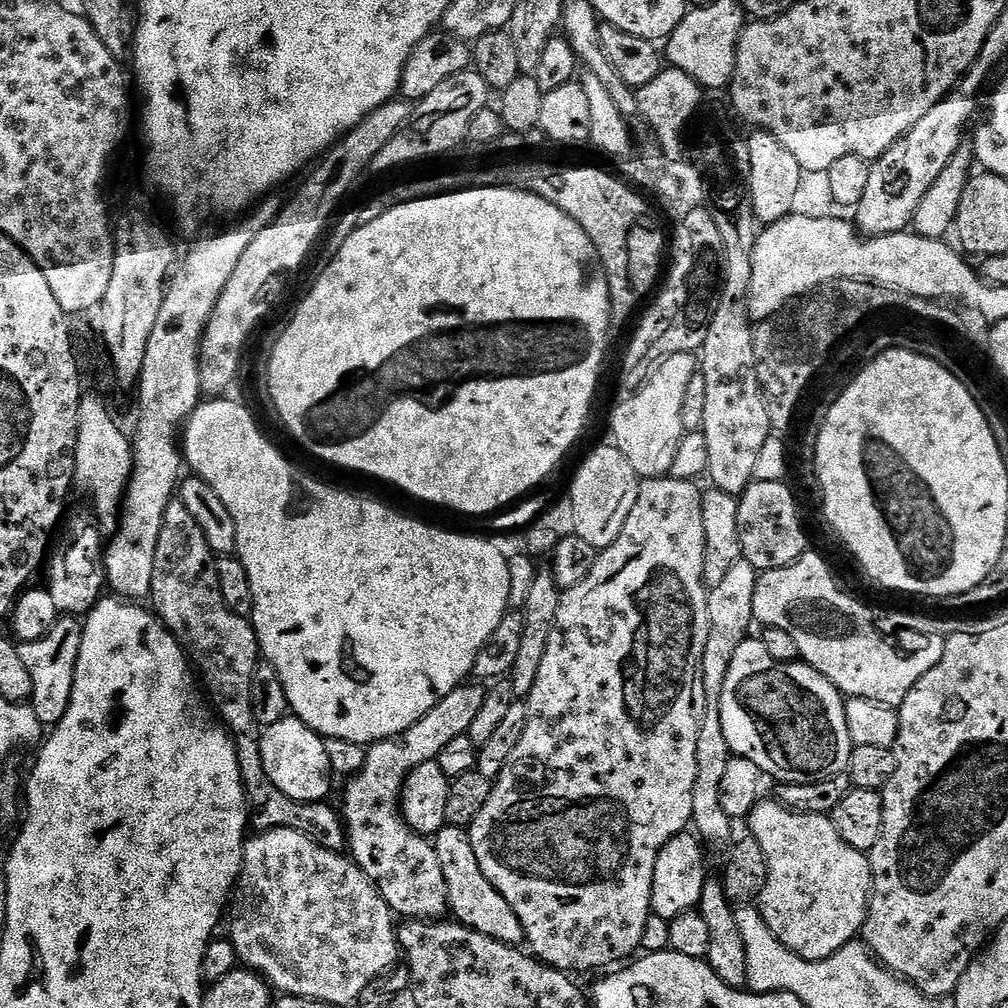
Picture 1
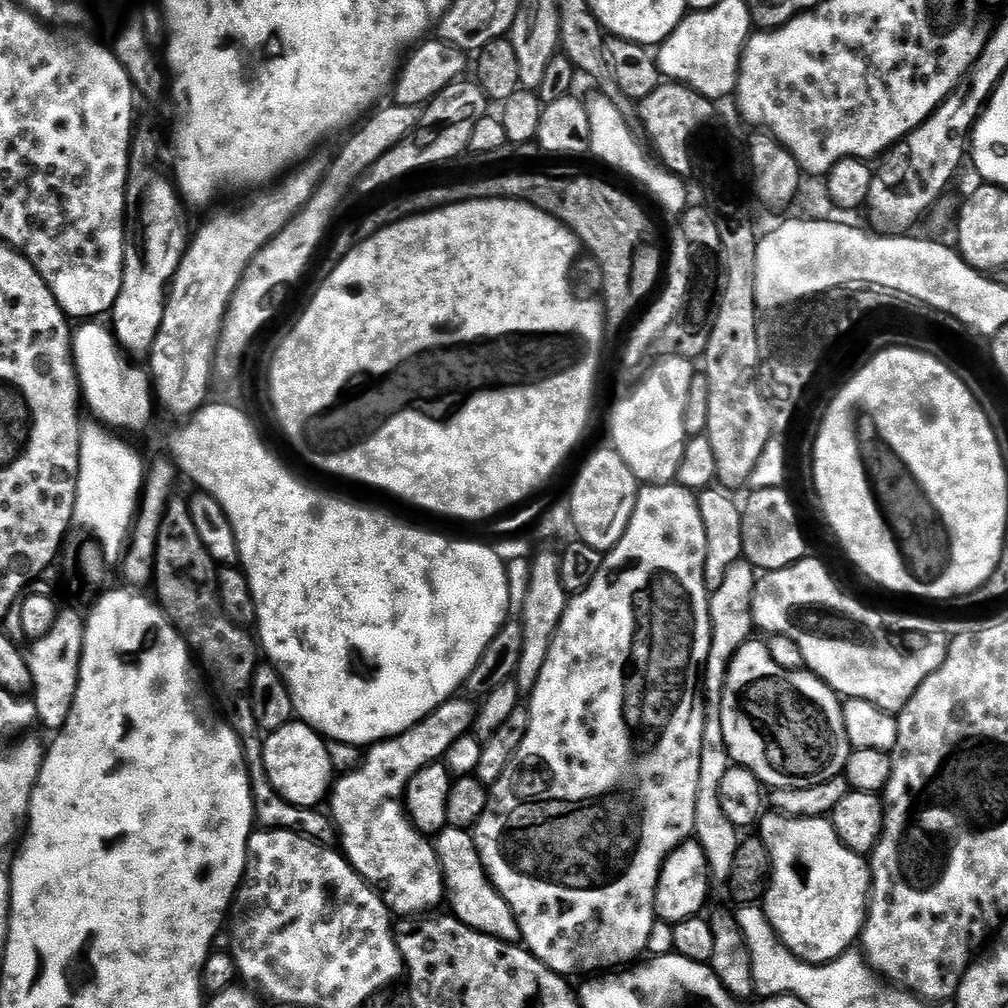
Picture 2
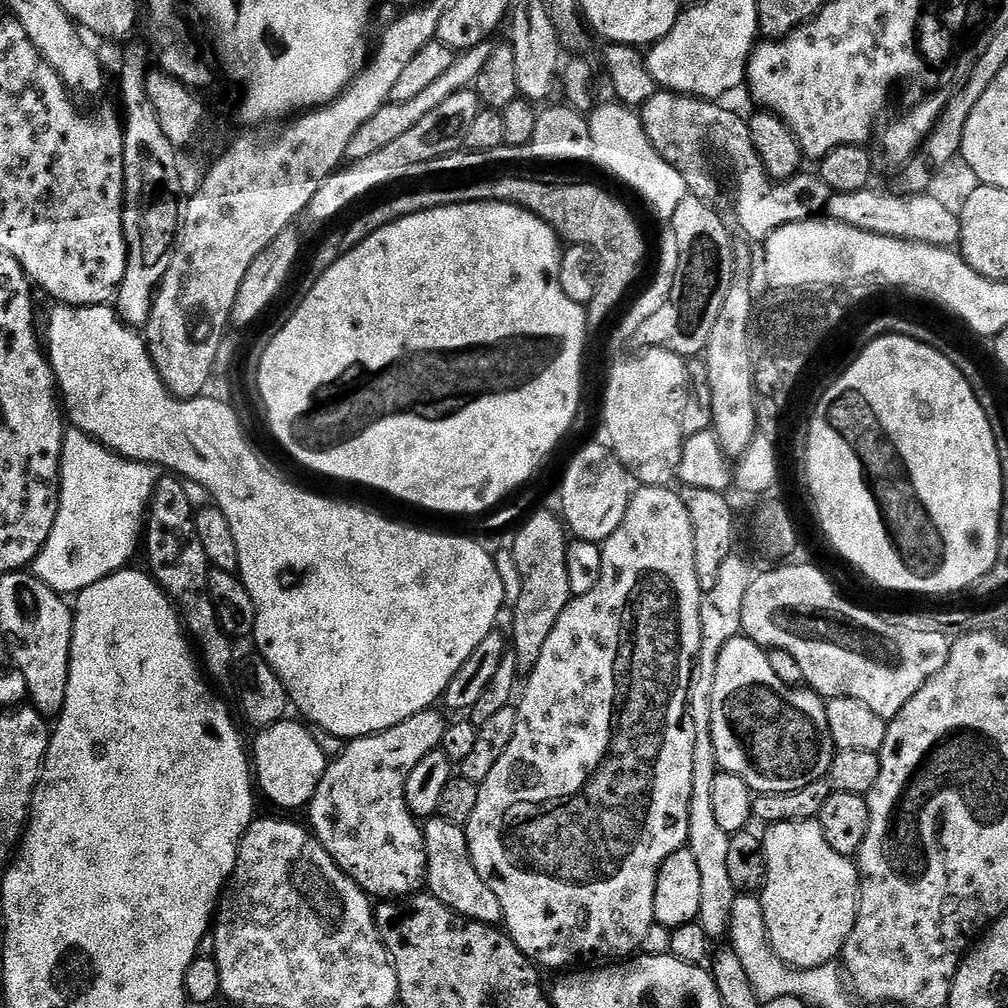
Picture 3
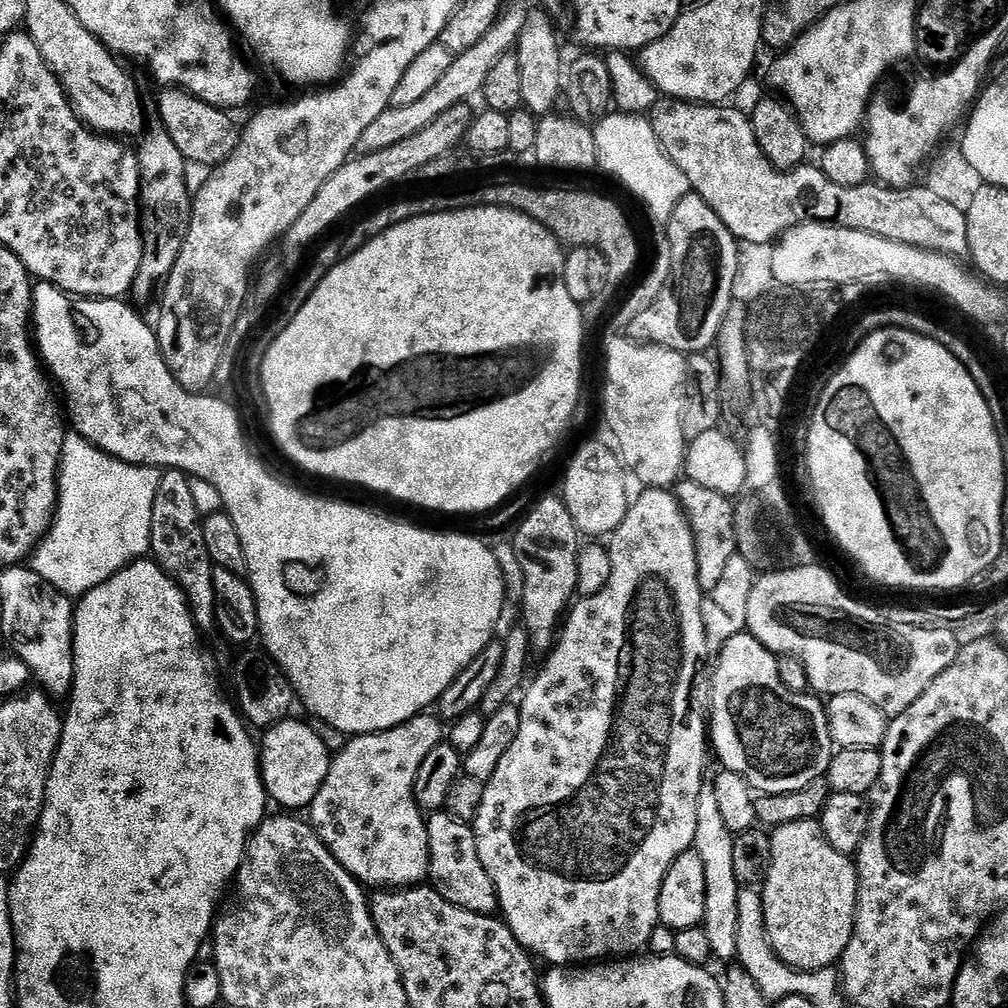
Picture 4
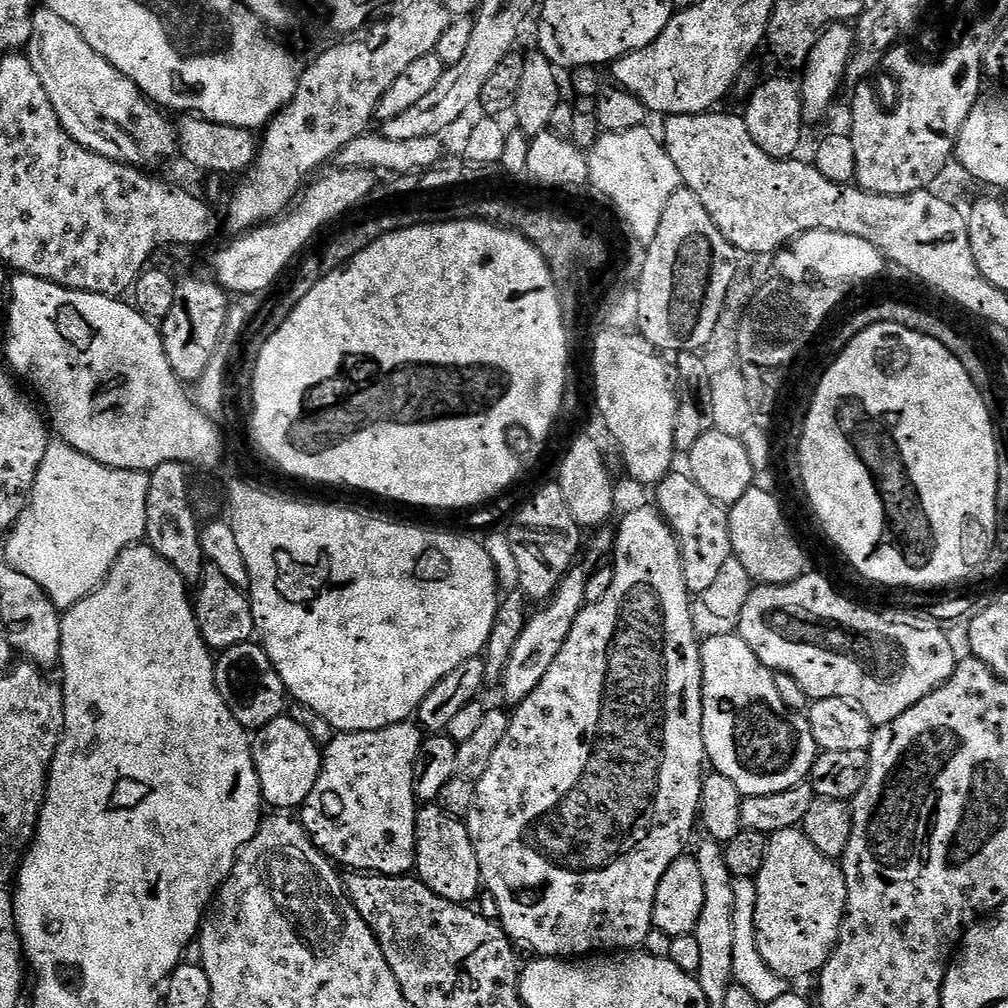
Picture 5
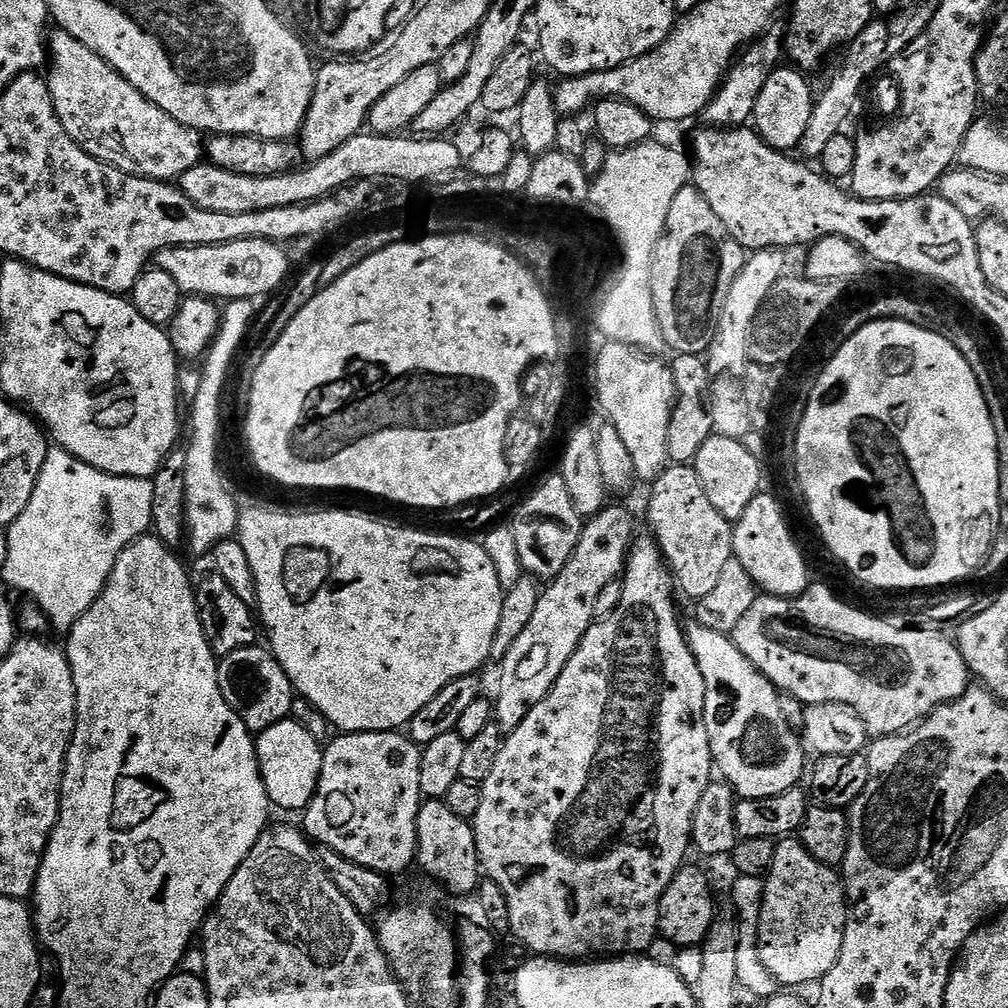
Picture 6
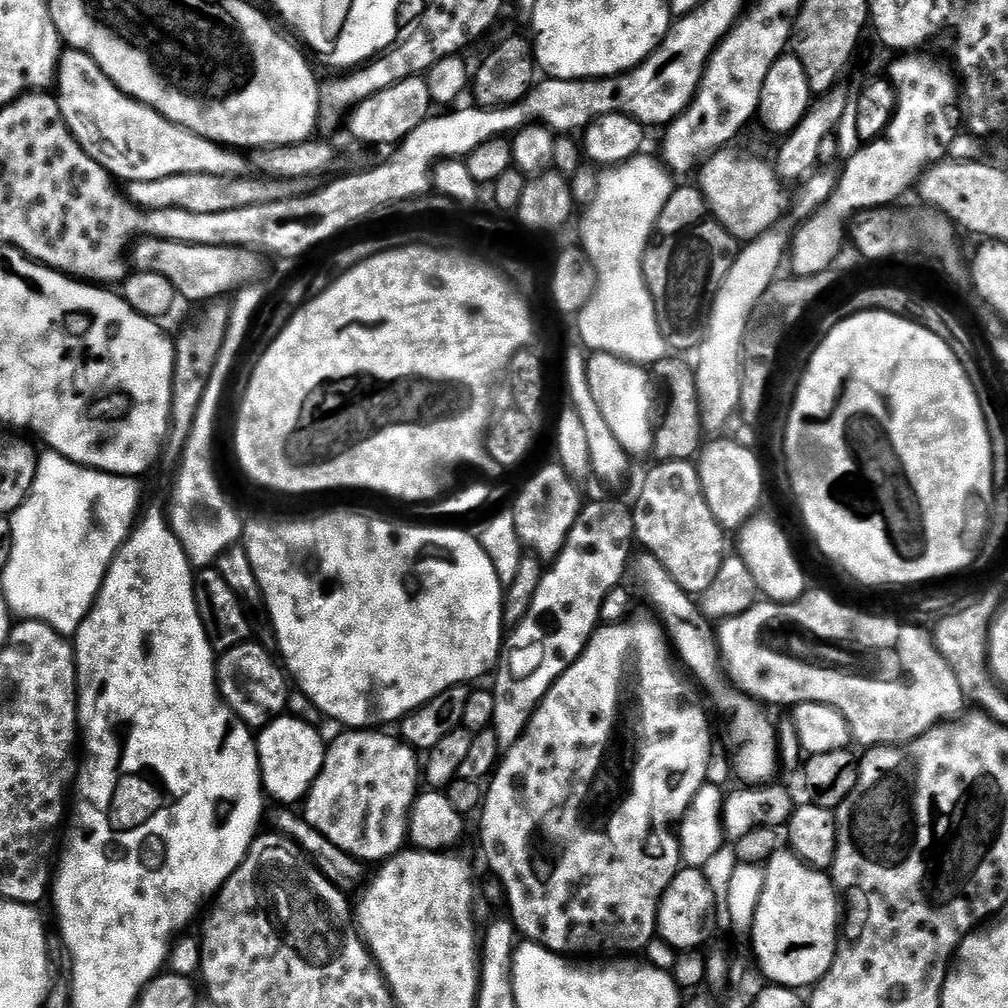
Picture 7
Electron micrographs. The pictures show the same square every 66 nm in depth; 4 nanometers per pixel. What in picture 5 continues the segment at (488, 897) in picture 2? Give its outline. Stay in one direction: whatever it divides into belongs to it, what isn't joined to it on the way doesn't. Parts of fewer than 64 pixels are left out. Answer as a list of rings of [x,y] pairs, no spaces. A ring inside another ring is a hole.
[[[439,806],[421,807],[416,814],[416,867],[414,872],[421,882],[430,886],[430,890],[434,890],[434,894],[438,894],[455,904],[471,905],[472,899],[479,892],[482,892],[482,881],[478,870],[474,842],[468,833],[467,823],[463,819],[451,816]]]

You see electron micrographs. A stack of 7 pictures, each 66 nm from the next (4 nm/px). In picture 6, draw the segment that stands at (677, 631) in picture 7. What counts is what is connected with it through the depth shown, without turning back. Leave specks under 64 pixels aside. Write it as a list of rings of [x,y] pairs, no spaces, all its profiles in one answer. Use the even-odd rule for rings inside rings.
[[[692,622],[687,625],[688,645],[698,662],[698,670],[702,670],[702,678],[706,682],[706,702],[704,703],[704,721],[706,734],[710,738],[710,750],[715,767],[725,781],[731,784],[737,797],[770,798],[774,794],[782,794],[786,790],[797,787],[801,783],[800,775],[805,775],[805,745],[799,731],[786,724],[781,711],[779,698],[781,693],[761,672],[753,666],[736,646],[731,635],[712,632],[706,626]]]

